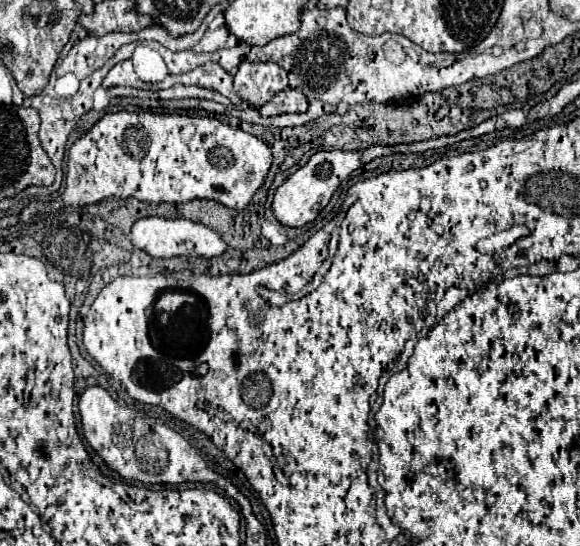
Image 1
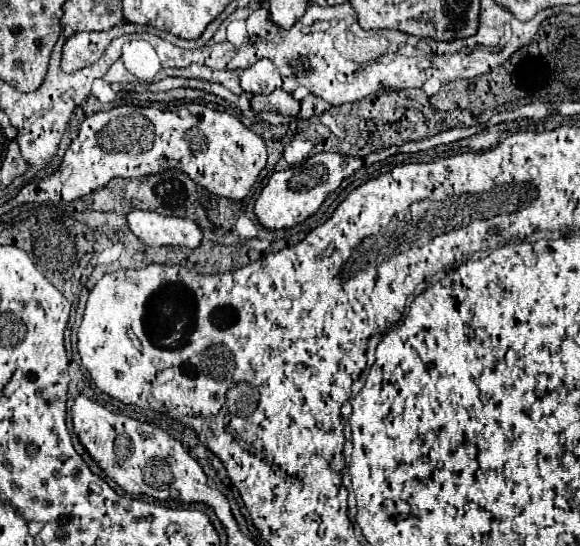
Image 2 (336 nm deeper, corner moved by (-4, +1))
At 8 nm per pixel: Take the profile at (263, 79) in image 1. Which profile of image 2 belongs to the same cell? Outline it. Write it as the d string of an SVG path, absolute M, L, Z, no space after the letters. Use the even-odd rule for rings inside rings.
M260 59L240 73L240 87L252 95L270 95L282 87L282 77L270 59Z

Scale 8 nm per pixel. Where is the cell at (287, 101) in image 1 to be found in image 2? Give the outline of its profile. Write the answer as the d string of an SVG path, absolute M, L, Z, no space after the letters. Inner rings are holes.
M274 89L270 95L254 95L250 101L254 111L276 111L282 115L298 115L300 103L284 89Z

